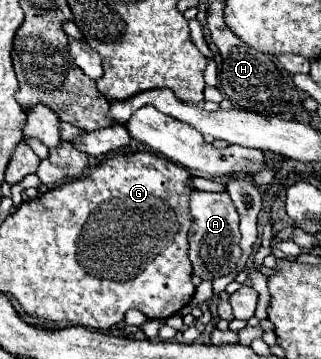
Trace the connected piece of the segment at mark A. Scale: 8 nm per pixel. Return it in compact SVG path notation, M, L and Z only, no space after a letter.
M193 191L189 209L193 215L189 229L189 261L193 265L193 275L201 277L201 281L213 281L217 277L231 275L237 269L237 261L241 257L239 215L231 203L231 197L227 193Z

